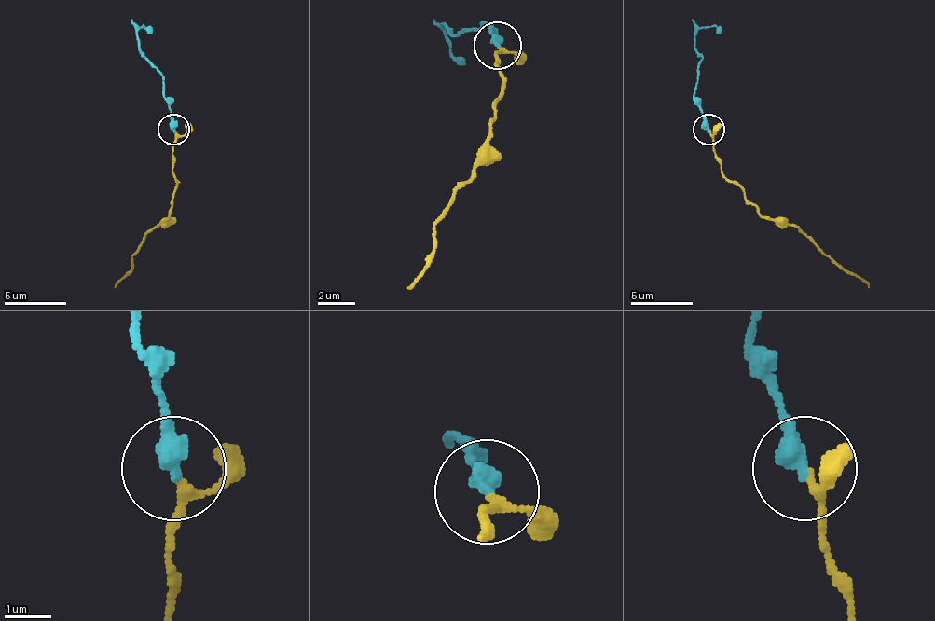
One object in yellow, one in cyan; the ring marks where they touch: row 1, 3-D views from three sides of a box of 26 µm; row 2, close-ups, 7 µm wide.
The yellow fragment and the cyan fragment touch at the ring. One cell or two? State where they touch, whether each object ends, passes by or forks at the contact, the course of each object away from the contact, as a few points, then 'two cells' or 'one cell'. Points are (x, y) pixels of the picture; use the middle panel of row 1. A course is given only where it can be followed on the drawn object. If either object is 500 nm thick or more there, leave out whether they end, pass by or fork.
place (497, 45); yellow passes by; cyan ends; course yellow (499, 48), (503, 91), (489, 157), (433, 223), (428, 270), (409, 289); course cyan (499, 44), (484, 25), (456, 34), (442, 25), (446, 44), (465, 58); one cell

